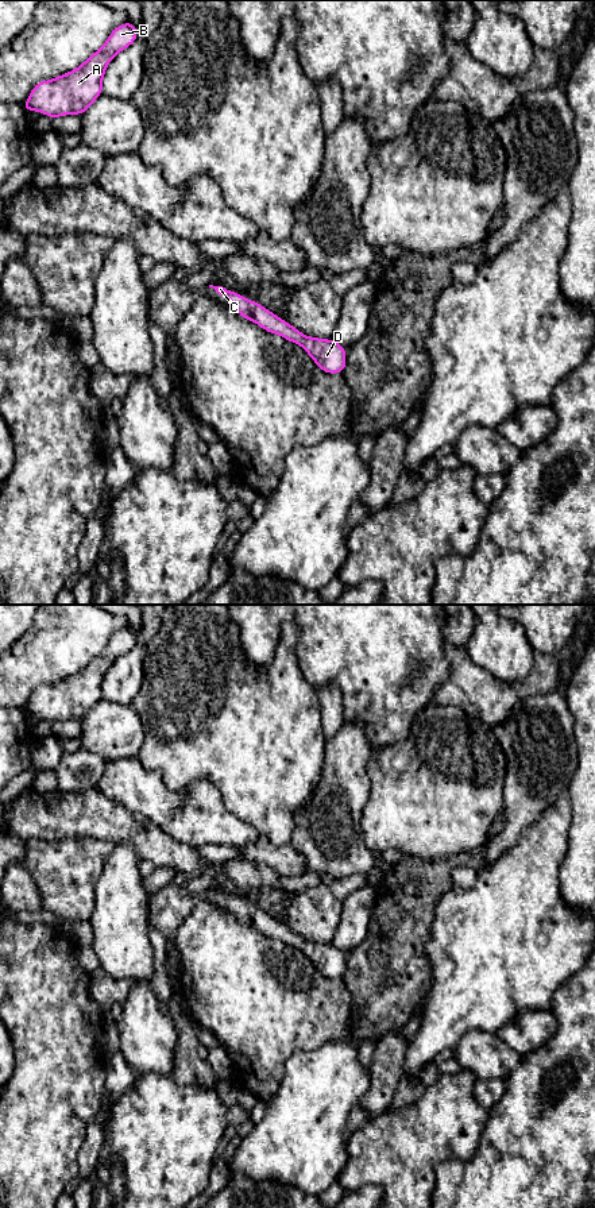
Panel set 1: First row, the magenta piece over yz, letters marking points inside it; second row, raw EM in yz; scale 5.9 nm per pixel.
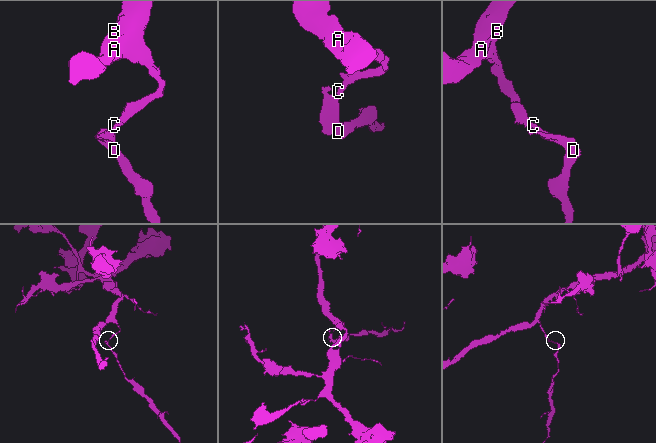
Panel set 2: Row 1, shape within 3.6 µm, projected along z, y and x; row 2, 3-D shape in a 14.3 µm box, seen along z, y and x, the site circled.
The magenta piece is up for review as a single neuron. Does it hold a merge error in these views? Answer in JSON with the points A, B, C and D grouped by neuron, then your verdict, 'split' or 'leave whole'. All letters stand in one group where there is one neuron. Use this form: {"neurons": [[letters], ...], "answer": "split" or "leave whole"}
{"neurons": [["A", "B", "C", "D"]], "answer": "leave whole"}

